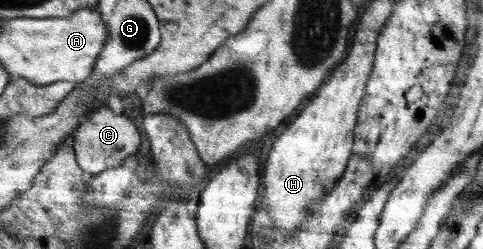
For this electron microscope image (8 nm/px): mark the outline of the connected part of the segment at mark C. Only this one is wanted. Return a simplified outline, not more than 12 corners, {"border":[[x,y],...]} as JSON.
{"border":[[101,106],[77,126],[73,156],[86,176],[138,153],[133,121]]}

